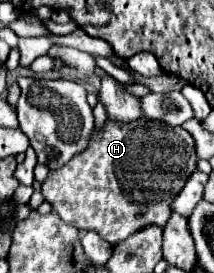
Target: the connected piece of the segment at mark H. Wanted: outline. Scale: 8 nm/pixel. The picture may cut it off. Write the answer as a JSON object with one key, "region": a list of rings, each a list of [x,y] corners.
{"region":[[[136,119],[128,125],[108,121],[102,133],[92,133],[92,145],[84,153],[72,157],[64,169],[50,171],[46,165],[38,163],[34,169],[34,179],[38,183],[46,179],[42,183],[42,195],[64,223],[82,231],[96,231],[104,241],[116,245],[116,241],[122,241],[148,223],[164,227],[164,221],[168,221],[168,213],[172,211],[172,197],[176,197],[176,193],[184,187],[184,181],[190,177],[190,173],[196,171],[196,159],[194,137],[182,127],[170,127],[162,121],[150,119]]]}

